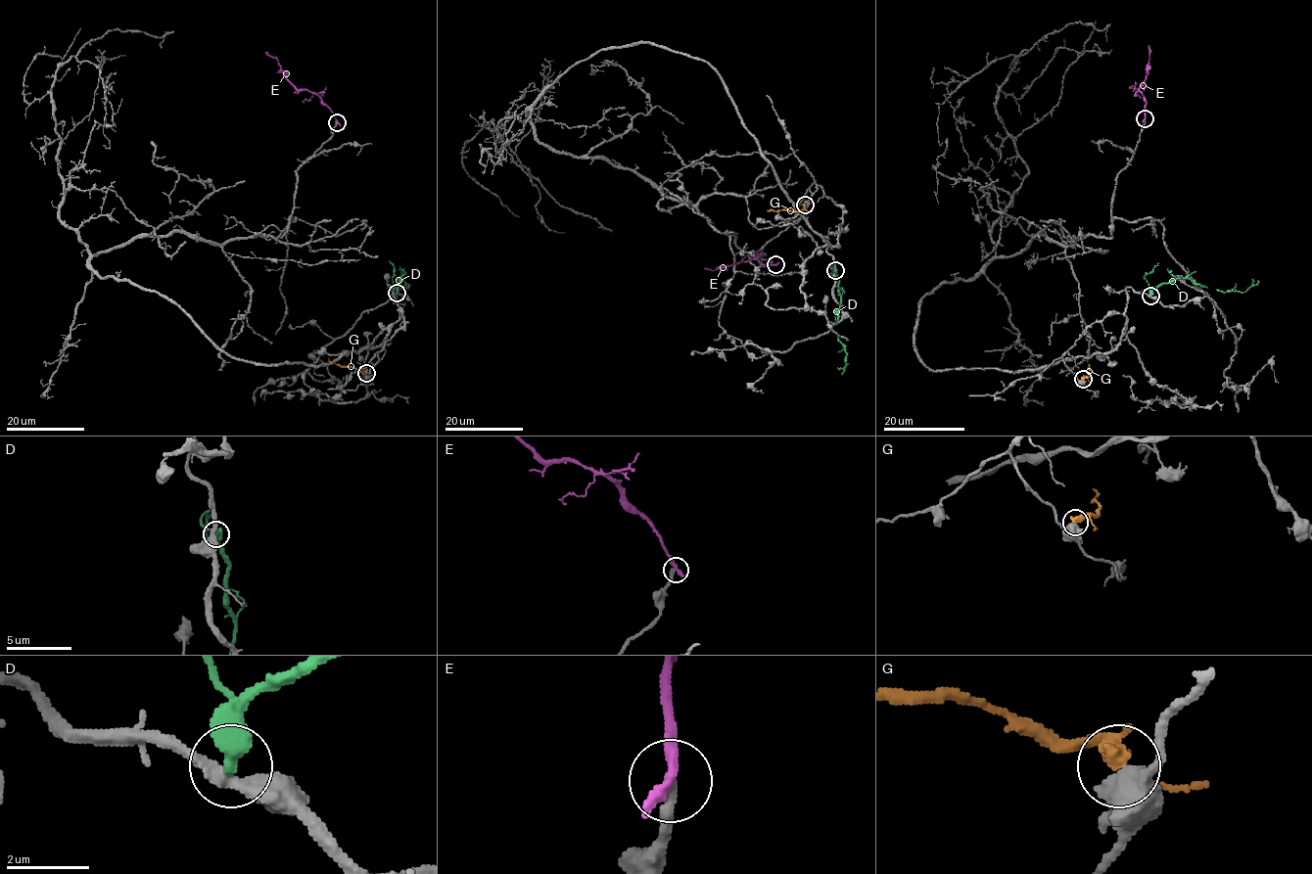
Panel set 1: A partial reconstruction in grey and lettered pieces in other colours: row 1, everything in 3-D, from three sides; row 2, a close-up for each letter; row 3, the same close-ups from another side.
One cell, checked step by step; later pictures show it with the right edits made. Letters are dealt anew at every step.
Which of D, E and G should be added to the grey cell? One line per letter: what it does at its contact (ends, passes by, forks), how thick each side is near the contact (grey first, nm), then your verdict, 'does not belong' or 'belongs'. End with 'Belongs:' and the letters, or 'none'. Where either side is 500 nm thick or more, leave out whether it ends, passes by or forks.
D: it ends there; 360 nm thick on the grey side, 480 nm on the other; does not belong
E: it ends there; 280 nm thick on the grey side, 360 nm on the other; does not belong
G: 700 nm thick on the grey side, 500 nm on the other; does not belong
Belongs: none

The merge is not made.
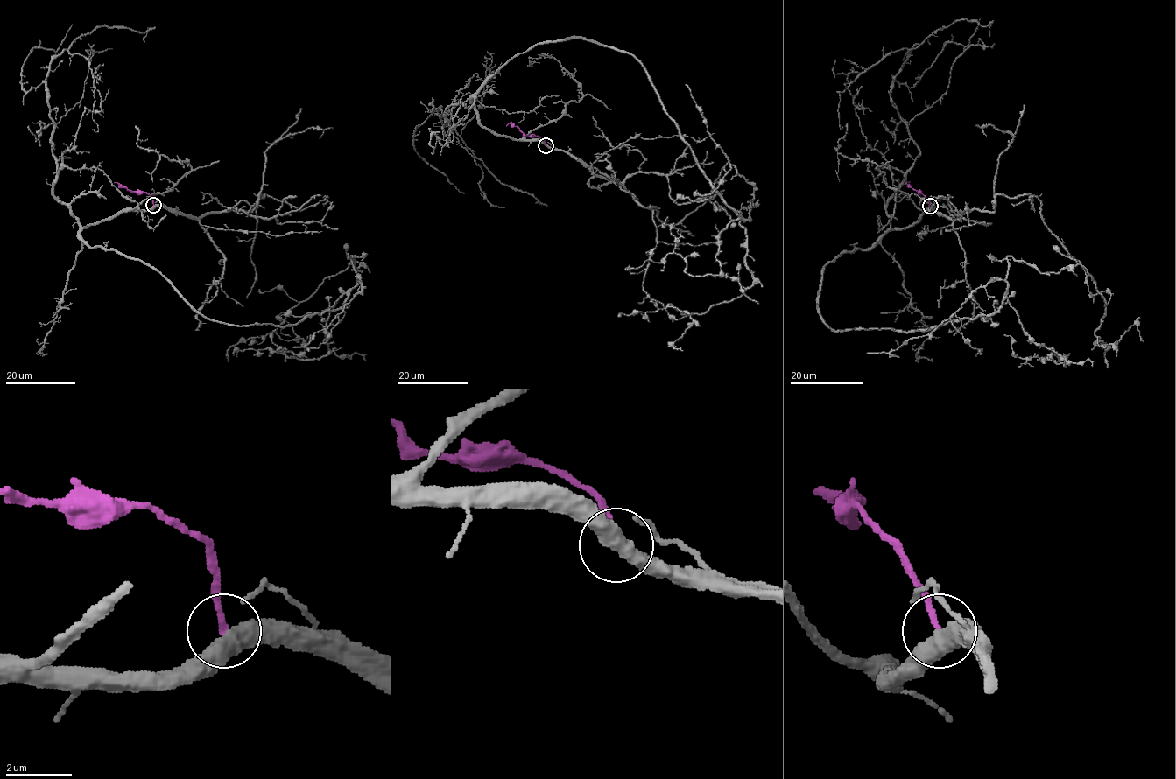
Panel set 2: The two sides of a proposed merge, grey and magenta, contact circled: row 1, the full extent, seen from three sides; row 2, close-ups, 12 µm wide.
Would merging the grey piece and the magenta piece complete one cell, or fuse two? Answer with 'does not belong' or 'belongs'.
does not belong

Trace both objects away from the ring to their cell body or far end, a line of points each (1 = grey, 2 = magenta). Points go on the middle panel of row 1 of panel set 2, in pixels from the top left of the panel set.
1: (545, 145), (488, 130), (481, 86), (542, 43), (629, 52), (749, 220), (753, 283), (669, 305), (682, 350)
2: (545, 145), (541, 138), (526, 136), (510, 122), (506, 126)

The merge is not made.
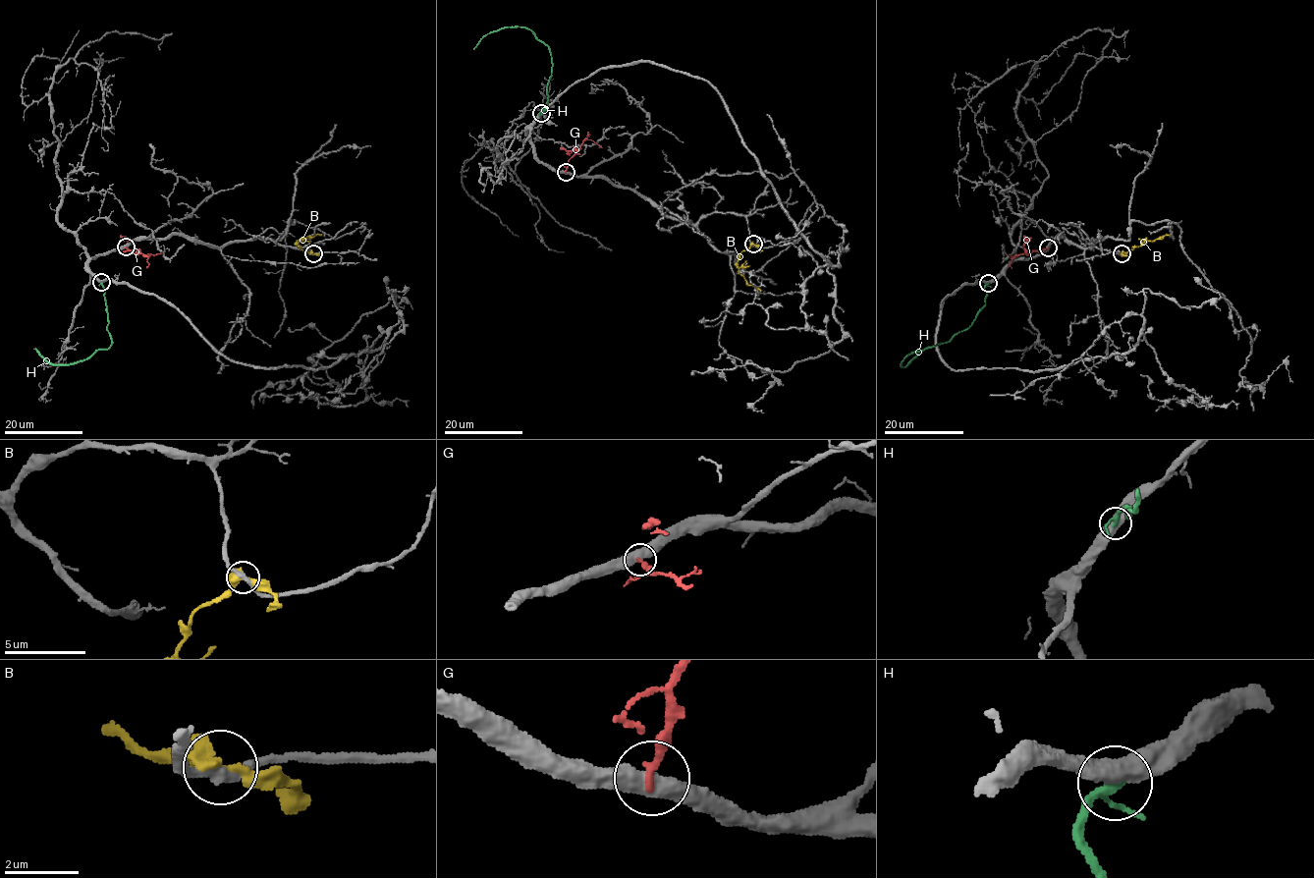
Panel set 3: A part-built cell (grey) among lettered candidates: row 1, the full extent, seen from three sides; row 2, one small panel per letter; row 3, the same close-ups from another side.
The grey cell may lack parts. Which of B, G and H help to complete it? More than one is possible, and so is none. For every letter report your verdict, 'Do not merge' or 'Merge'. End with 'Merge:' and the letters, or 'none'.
B: Do not merge
G: Do not merge
H: Merge
Merge: H

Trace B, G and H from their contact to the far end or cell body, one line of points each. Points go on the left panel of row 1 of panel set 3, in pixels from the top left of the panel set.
B: (313, 253), (306, 252), (298, 243), (321, 235)
G: (126, 246), (128, 250), (144, 254), (162, 252)
H: (101, 282), (107, 330), (112, 341), (107, 349), (97, 350), (85, 359), (65, 364), (53, 364), (33, 349)

